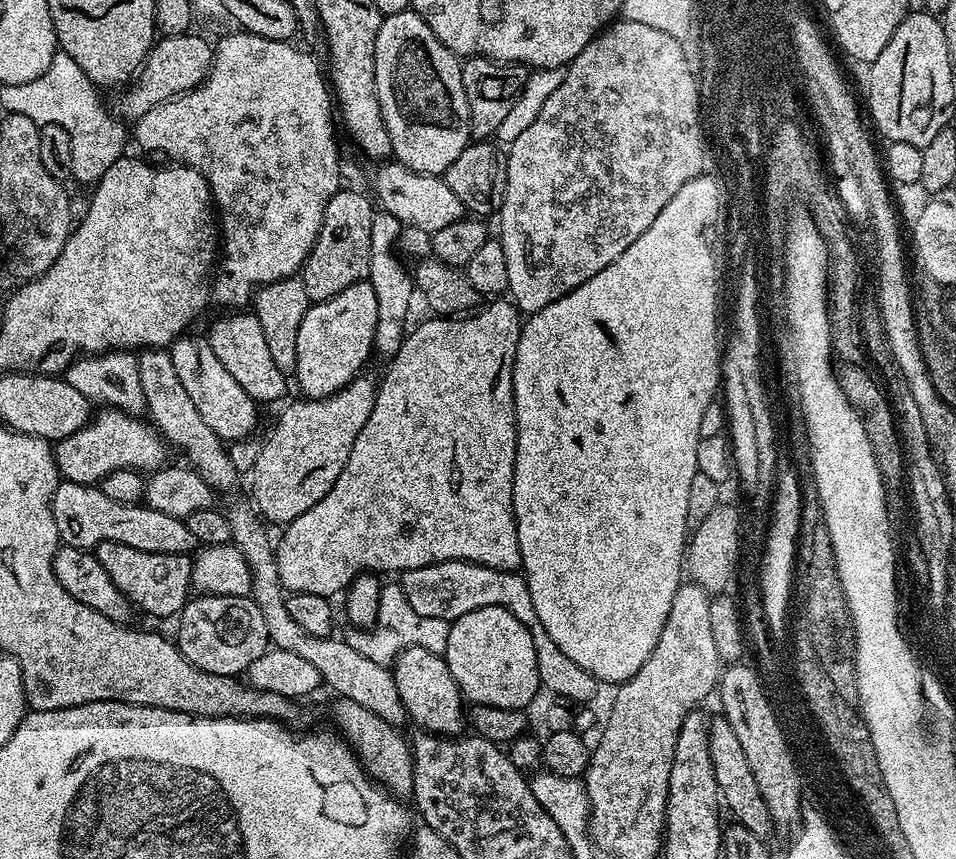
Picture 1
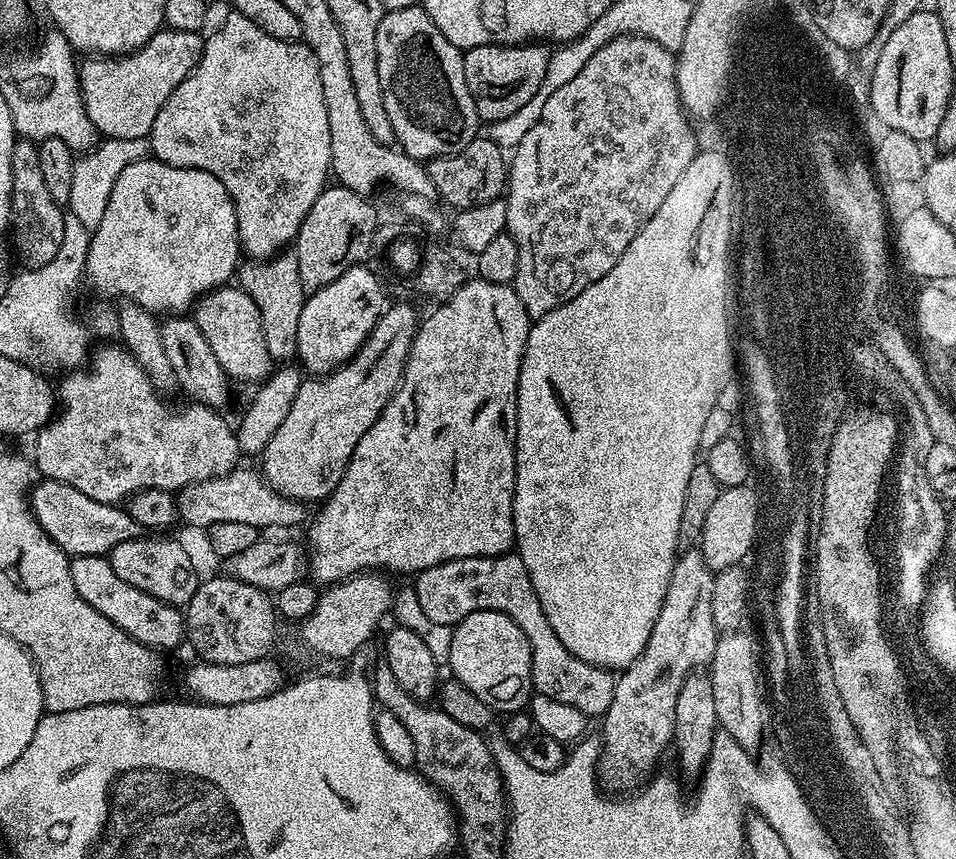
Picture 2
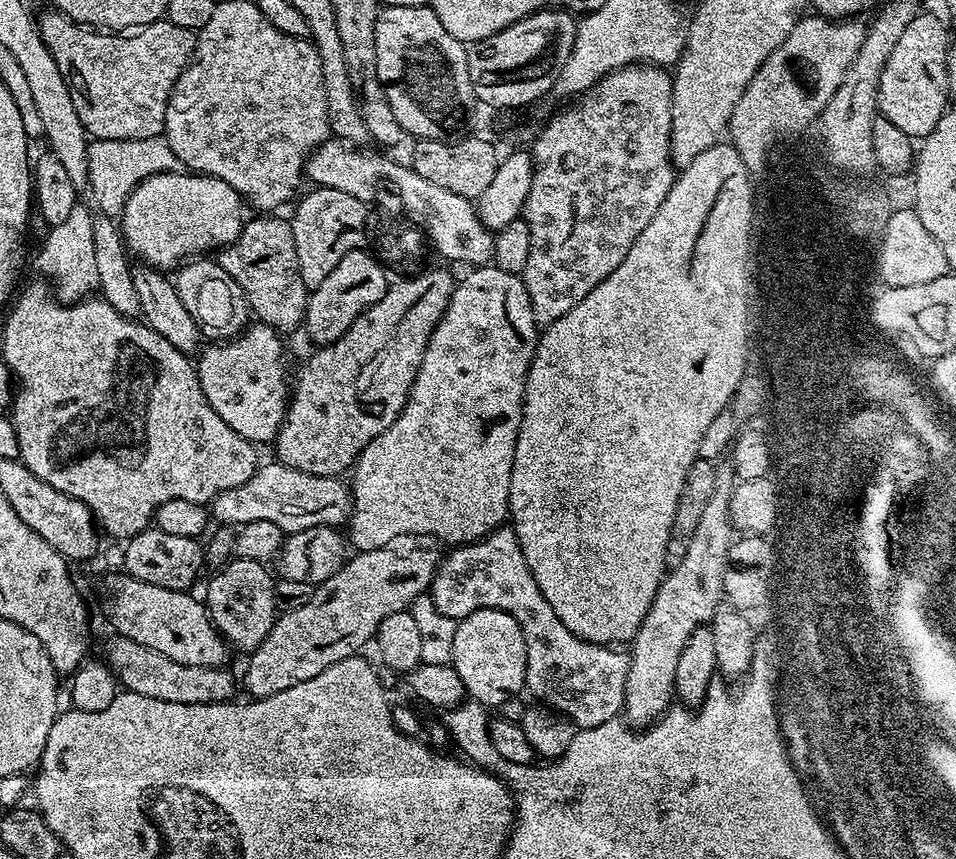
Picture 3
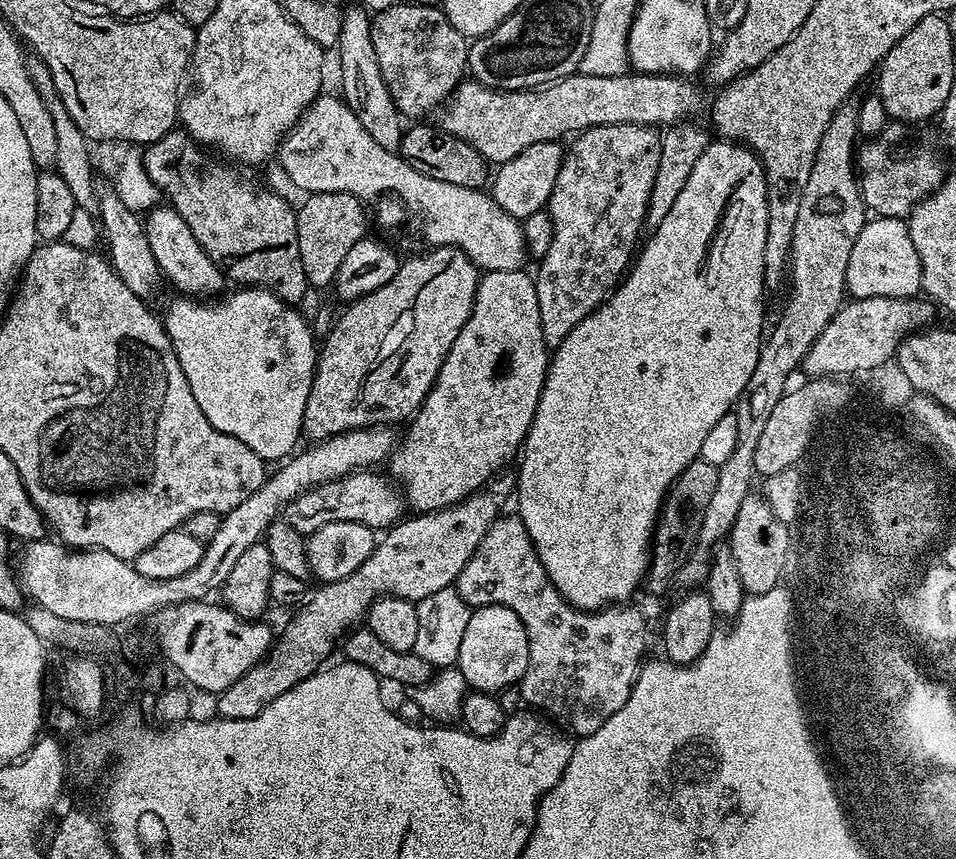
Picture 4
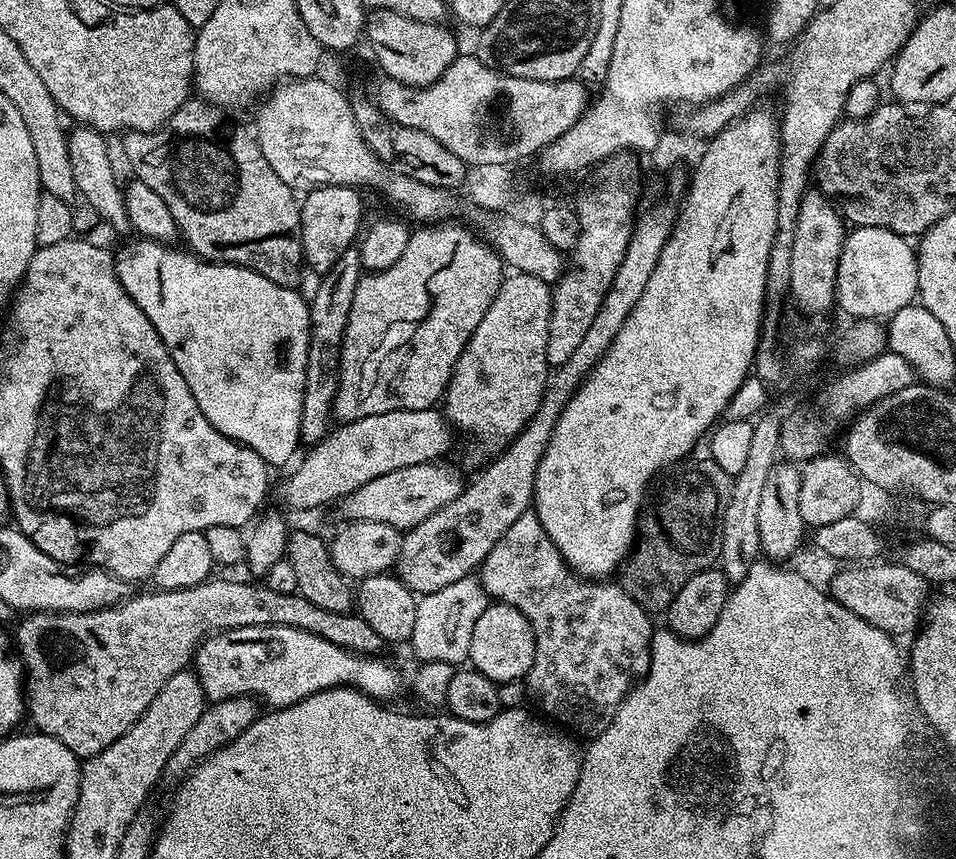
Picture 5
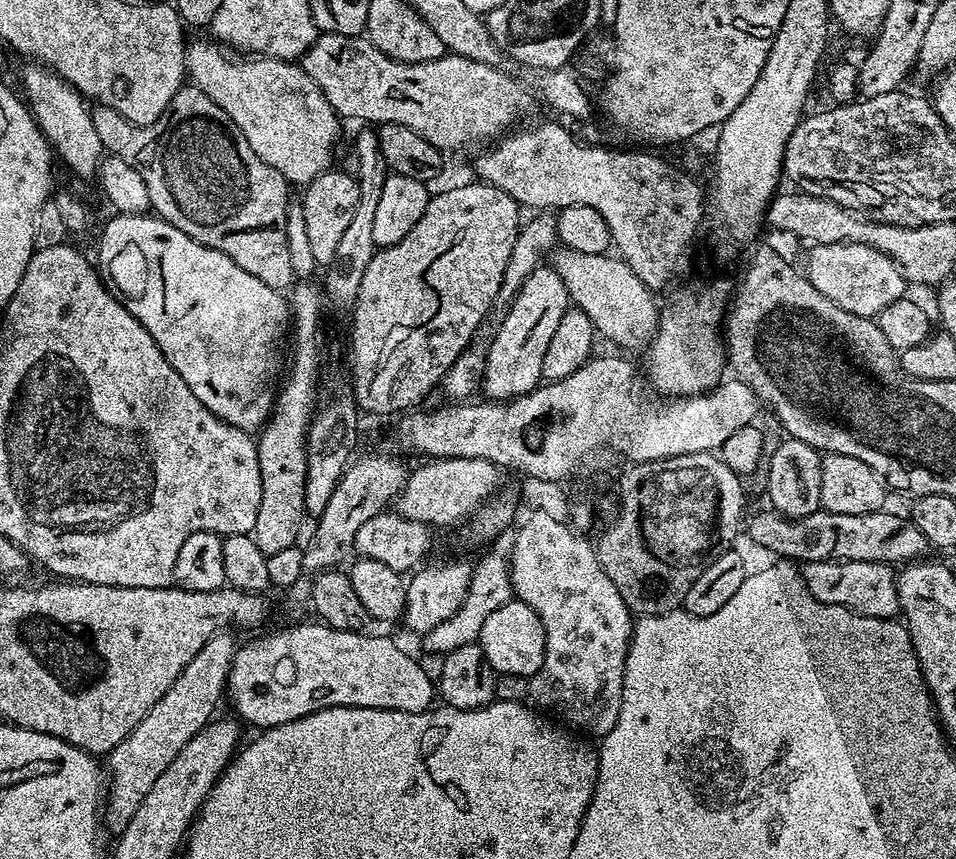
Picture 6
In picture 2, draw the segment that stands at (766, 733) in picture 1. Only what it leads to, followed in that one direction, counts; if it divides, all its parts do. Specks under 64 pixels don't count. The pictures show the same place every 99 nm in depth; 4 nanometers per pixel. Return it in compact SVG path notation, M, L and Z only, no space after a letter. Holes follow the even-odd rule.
M744 630L729 632L717 639L710 675L714 686L714 706L718 710L719 727L744 748L759 749L766 736L766 700L763 695L760 697L762 664L759 659L756 661L755 642Z

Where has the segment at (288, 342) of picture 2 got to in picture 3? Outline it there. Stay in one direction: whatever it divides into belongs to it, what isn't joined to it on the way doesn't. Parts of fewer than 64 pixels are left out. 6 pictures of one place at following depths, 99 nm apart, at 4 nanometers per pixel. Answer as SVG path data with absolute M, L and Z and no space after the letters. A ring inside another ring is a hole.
M260 214L255 217L257 220L249 219L245 223L244 229L240 232L239 238L233 244L228 245L228 247L219 249L218 263L222 266L222 270L226 270L226 274L230 274L230 278L234 278L234 282L238 282L238 286L242 286L244 295L248 298L248 306L253 317L259 323L269 324L270 327L275 328L281 334L289 334L295 331L300 325L303 325L304 315L308 309L310 289L302 282L302 274L298 274L298 250L294 250L294 230L291 223L287 219L279 220L278 217L279 215L276 214Z

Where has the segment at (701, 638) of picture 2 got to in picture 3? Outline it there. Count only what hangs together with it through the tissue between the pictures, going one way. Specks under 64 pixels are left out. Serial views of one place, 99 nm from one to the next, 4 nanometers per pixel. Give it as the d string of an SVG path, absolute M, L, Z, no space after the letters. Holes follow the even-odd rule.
M731 463L716 464L714 494L705 506L690 538L690 547L682 562L674 566L660 581L654 602L642 618L642 626L630 641L630 659L626 674L623 719L632 726L651 726L668 711L673 703L676 687L674 670L678 657L690 642L694 630L711 625L724 600L724 575L728 565L734 529L730 518L730 498L734 487L734 469Z

